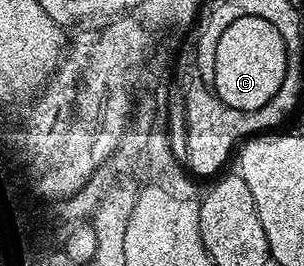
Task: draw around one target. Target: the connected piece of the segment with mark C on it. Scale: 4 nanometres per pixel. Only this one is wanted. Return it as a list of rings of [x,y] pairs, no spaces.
[[[243,17],[227,23],[215,52],[215,72],[211,88],[215,95],[235,110],[257,110],[279,90],[287,70],[283,38],[275,26],[263,18]]]

